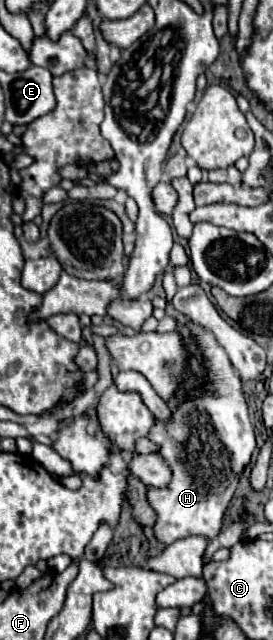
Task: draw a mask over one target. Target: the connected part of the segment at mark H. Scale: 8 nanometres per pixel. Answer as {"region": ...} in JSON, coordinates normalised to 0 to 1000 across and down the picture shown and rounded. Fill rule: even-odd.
{"region":[[[718,505],[696,508],[696,517],[718,530],[718,539],[747,552],[762,598],[733,614],[696,617],[652,636],[630,661],[608,664],[571,658],[542,680],[542,686],[586,695],[579,708],[623,723],[637,742],[608,764],[542,761],[542,783],[579,802],[564,833],[579,845],[608,852],[689,836],[747,836],[777,842],[806,833],[821,798],[857,773],[894,730],[916,723],[923,705],[938,702],[908,639],[879,611],[879,592],[857,586],[835,555],[769,517],[740,514]],[[777,708],[799,708],[813,711],[813,717],[835,717],[842,736],[762,730],[762,711]]]}

